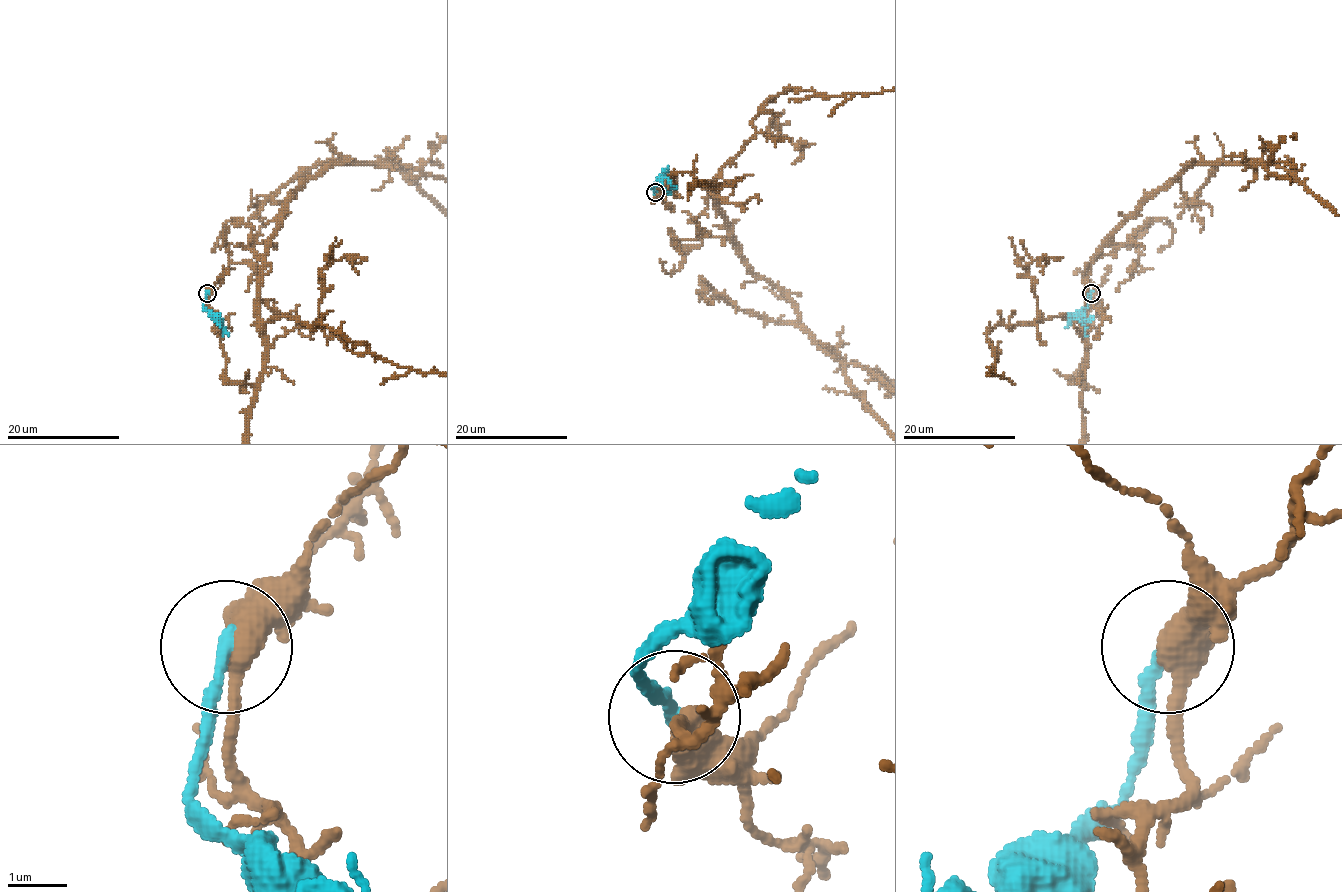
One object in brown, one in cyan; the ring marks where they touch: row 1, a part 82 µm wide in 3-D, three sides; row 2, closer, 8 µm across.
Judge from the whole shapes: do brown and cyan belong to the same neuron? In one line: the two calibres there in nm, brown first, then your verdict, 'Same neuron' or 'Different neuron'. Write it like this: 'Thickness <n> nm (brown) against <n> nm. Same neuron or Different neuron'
Thickness 480 nm (brown) against 240 nm. Different neuron

